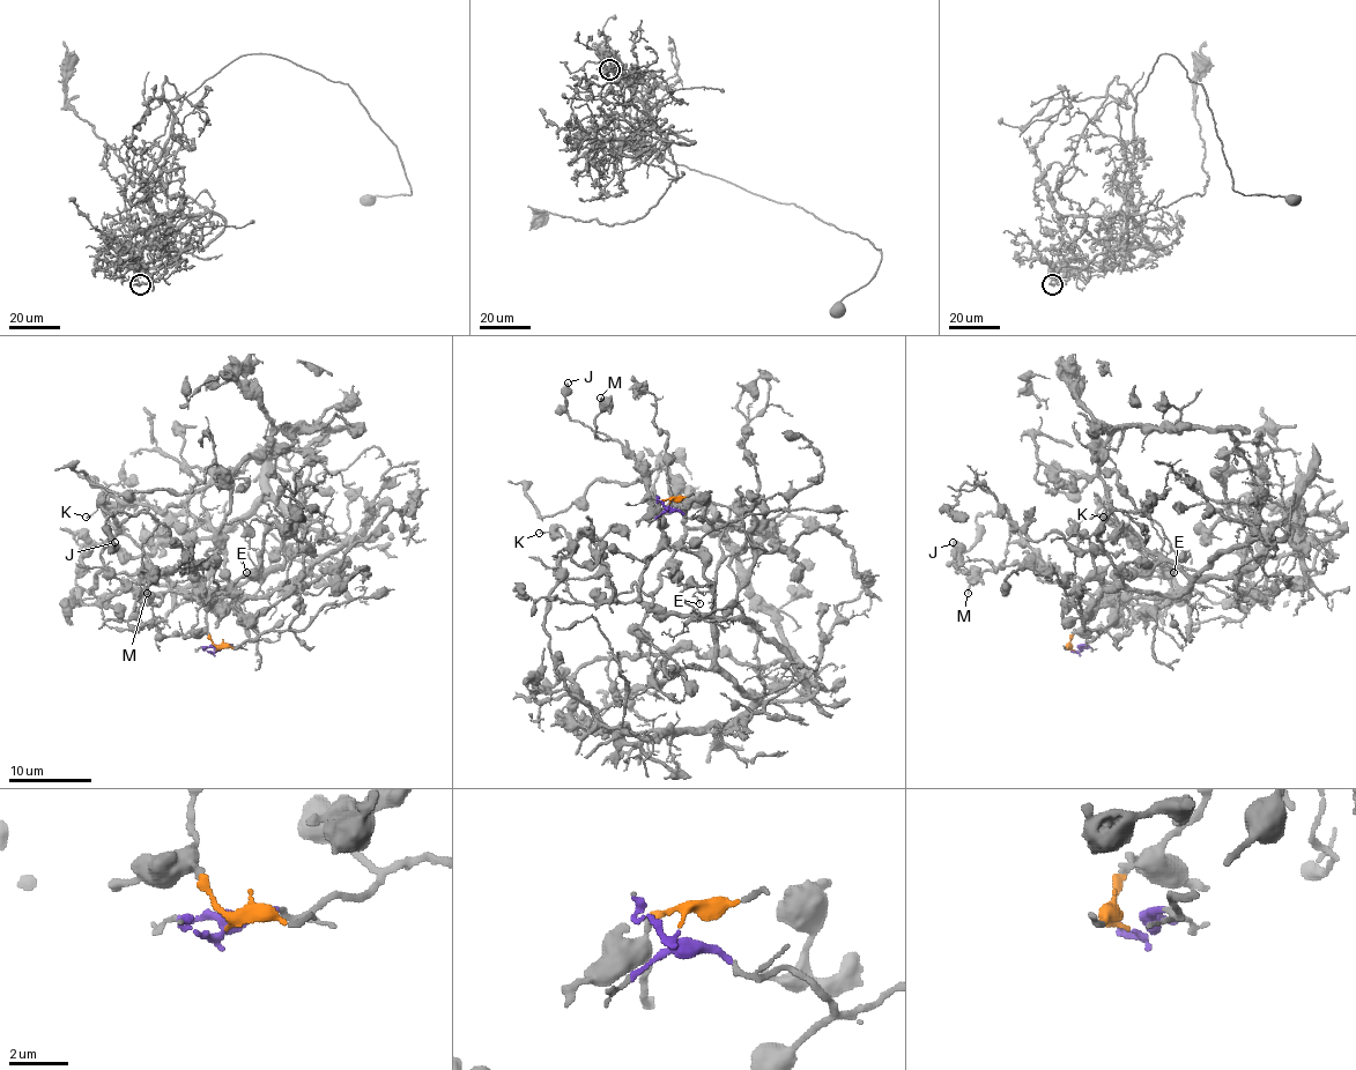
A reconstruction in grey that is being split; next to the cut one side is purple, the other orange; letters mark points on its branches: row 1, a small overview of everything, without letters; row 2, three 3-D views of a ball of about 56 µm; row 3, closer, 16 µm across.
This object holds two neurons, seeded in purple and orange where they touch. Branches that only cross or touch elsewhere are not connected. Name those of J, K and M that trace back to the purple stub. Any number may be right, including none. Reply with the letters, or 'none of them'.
K

